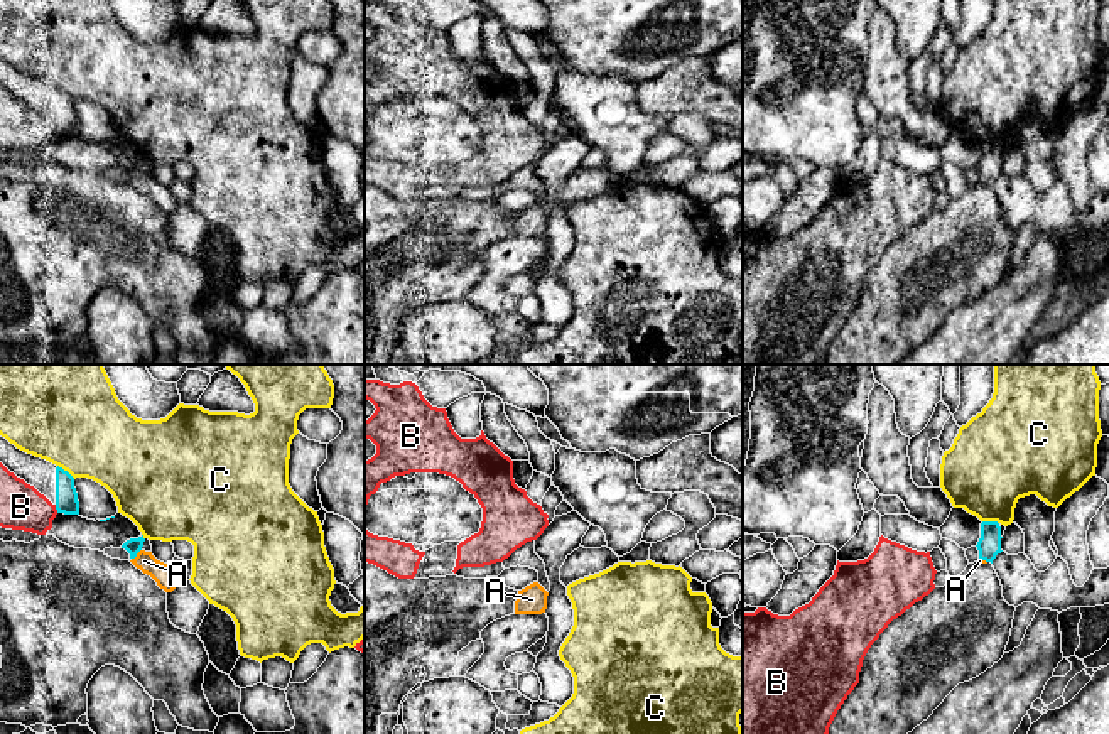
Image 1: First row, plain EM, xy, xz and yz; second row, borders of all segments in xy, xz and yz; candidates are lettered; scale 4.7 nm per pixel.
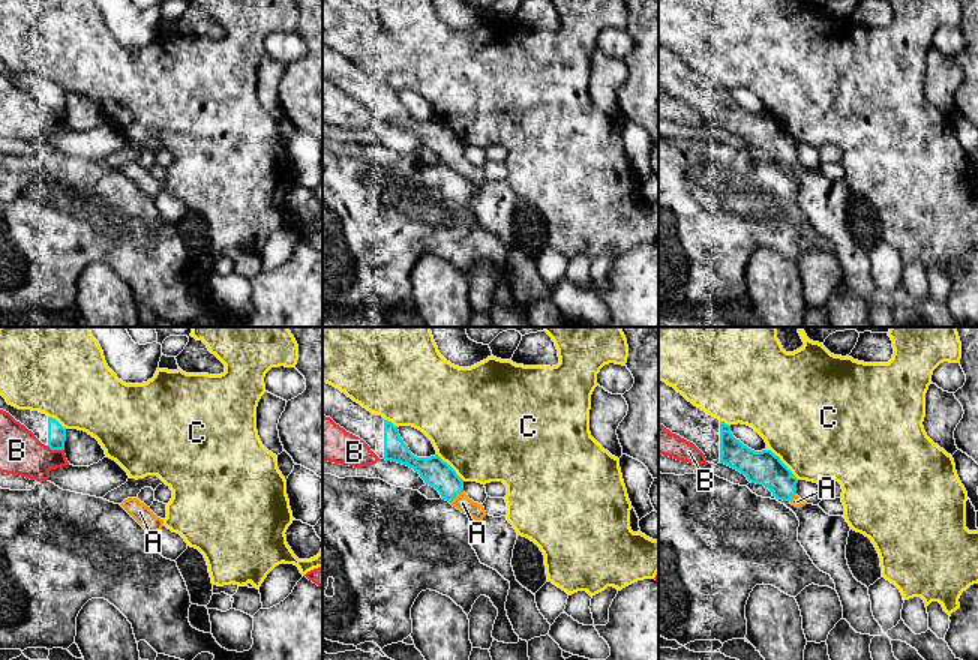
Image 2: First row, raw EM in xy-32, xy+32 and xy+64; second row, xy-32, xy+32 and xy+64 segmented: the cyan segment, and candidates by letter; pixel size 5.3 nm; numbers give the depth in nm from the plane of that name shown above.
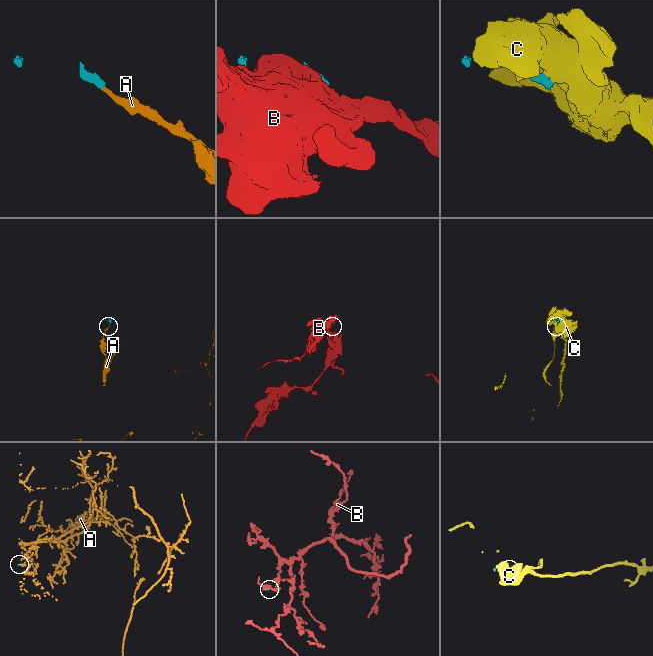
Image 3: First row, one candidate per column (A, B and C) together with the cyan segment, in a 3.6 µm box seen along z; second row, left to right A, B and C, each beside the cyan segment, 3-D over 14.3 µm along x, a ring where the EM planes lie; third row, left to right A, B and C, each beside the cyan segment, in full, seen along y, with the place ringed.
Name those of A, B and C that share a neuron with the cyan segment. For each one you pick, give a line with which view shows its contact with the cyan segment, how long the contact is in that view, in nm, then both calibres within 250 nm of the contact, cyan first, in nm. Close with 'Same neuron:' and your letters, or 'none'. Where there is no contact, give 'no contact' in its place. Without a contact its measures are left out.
A: contact in xy; length 70 nm; calibres 80 and 90 nm
Same neuron: A

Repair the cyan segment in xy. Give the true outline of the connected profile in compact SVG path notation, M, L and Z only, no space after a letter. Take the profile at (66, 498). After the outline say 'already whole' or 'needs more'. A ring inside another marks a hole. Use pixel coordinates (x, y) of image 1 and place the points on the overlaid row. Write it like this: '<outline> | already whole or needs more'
M0 435L0 462L34 486L64 515L79 515L79 501L74 488L74 478L62 467L27 454Z | needs more

